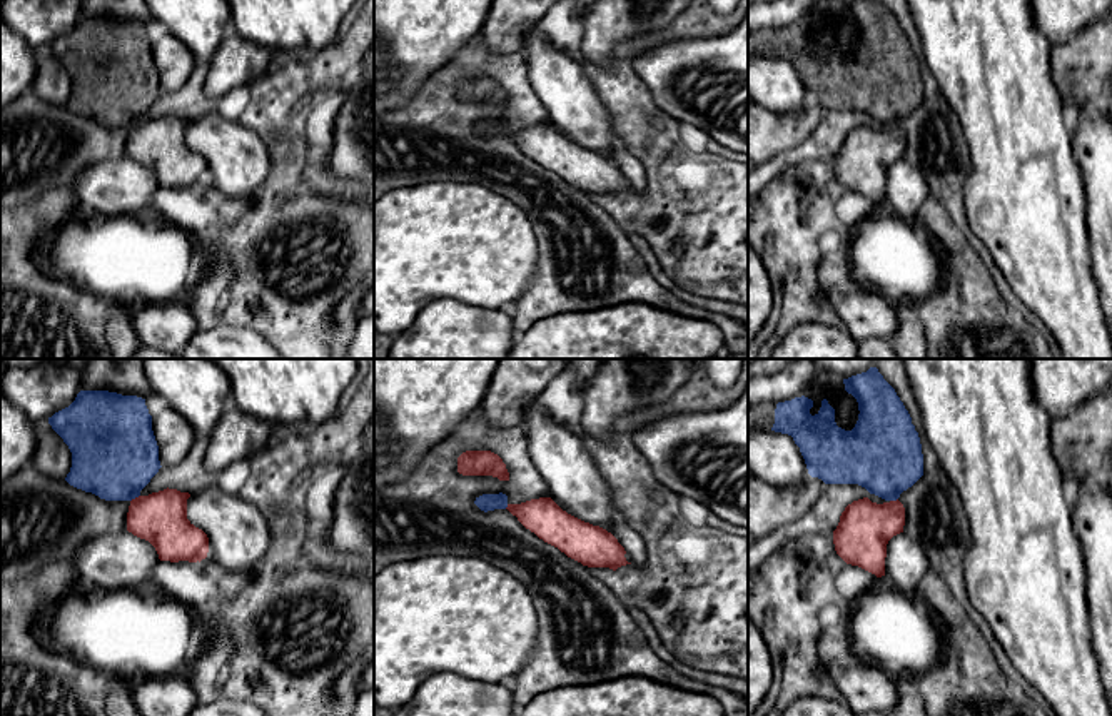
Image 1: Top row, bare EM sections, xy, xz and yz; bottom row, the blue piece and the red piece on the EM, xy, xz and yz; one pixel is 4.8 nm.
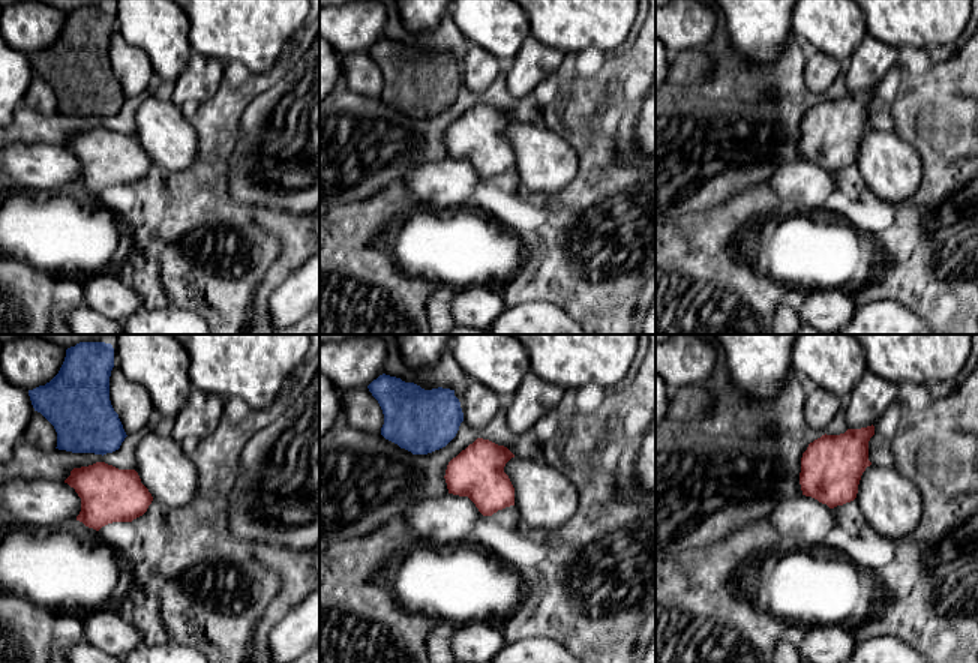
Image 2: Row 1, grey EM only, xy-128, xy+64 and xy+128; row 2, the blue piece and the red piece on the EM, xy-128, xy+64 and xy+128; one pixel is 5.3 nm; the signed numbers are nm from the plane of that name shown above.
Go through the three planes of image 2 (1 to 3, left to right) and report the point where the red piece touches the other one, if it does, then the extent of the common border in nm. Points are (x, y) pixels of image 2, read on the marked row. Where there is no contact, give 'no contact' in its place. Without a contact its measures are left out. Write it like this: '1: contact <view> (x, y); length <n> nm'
1: no contact
2: no contact
3: no contact

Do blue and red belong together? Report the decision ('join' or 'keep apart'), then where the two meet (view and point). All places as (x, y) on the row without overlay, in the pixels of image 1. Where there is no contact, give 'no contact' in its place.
join | xy (134, 124)

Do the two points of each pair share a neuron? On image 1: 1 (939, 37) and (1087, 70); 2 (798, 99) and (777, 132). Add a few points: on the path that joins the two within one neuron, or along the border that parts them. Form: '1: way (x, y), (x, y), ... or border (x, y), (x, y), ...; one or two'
1: border (1051, 47), (1051, 80), (1061, 100); two
2: border (808, 100), (800, 109), (787, 112), (765, 109); two

